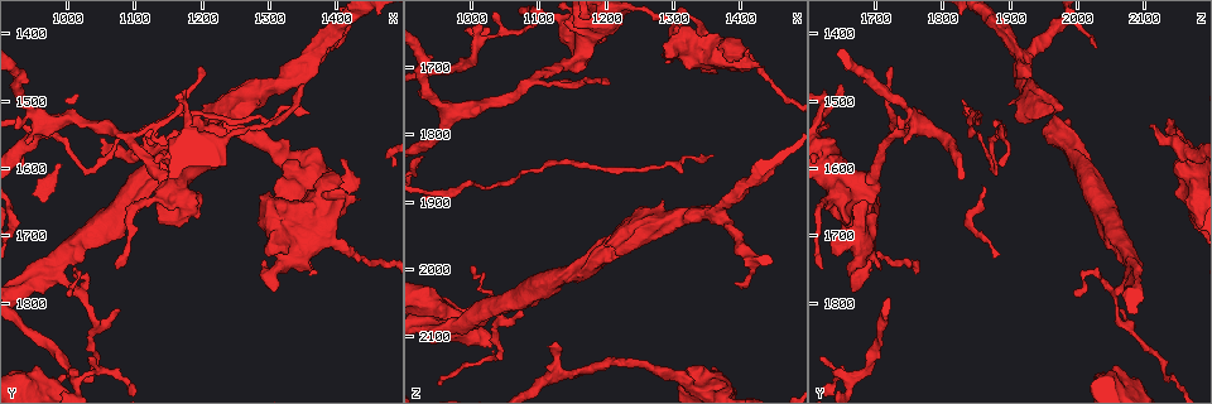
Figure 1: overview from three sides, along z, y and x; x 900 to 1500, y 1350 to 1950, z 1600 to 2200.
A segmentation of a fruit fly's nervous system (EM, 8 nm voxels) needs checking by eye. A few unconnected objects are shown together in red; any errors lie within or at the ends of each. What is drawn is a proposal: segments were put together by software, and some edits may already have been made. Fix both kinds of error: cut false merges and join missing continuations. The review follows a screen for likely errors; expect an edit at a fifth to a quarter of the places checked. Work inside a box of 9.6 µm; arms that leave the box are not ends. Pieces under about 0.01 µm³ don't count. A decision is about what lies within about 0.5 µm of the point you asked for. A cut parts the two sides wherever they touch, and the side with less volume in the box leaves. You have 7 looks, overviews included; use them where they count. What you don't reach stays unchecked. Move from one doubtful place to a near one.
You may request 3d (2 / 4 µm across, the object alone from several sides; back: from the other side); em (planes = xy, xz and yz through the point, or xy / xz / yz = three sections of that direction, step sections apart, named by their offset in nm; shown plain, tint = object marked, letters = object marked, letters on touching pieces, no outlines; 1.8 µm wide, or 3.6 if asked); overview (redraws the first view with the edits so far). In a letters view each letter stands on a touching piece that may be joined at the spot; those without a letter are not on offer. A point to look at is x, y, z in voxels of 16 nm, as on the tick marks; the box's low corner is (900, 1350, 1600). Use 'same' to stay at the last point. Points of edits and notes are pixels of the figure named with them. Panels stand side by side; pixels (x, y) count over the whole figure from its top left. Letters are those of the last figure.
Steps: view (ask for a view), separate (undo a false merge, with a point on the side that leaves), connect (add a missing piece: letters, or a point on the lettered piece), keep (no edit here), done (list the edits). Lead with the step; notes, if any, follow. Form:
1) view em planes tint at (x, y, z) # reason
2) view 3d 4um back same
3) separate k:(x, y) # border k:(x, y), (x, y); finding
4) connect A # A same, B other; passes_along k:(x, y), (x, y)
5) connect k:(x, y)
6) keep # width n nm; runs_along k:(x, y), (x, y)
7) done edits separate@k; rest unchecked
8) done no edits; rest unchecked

view 3d 4um at (1015, 1920, 1665) # abrupt turn

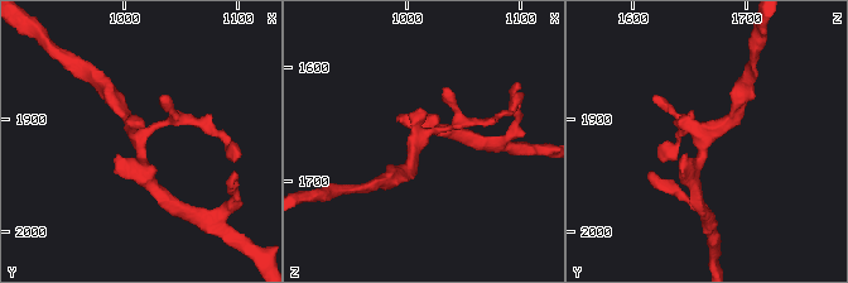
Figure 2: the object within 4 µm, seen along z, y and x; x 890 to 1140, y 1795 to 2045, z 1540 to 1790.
view em xz step 8 tint at (1012, 1916, 1660) # need the tissue

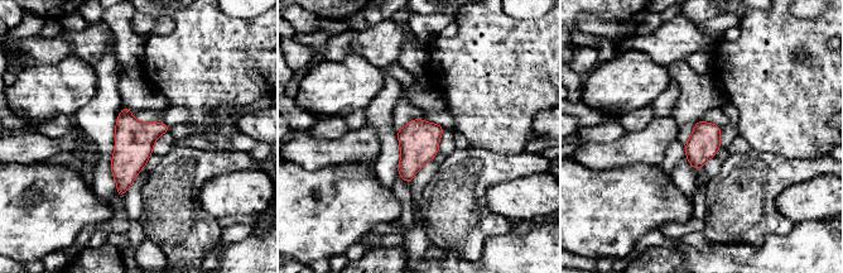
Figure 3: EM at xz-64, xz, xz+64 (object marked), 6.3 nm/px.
view em planes letters same

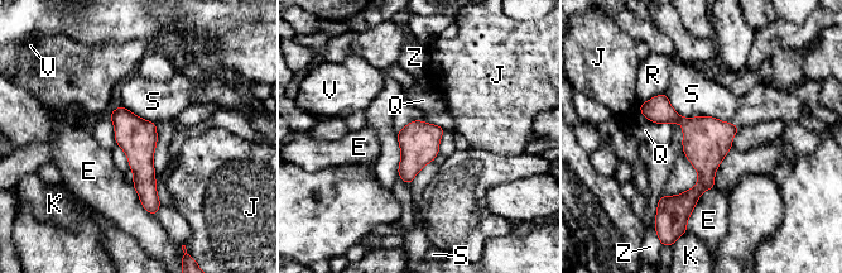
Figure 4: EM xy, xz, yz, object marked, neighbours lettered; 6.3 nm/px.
keep # width 240 nm; E other, J other, K other, Q other, R other, S other, V other, Z other; border 4:(665, 92), (682, 116), (741, 128); one neuron here

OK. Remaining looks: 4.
view 3d 4um at (1150, 1620, 1700) # sharp bend

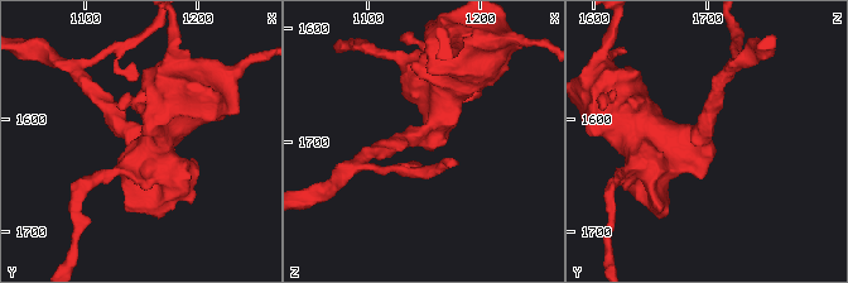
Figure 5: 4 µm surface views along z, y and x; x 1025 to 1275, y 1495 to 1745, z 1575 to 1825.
view em yz step 4 letters at (1154, 1626, 1700) # arm_widths 220, 440 nm

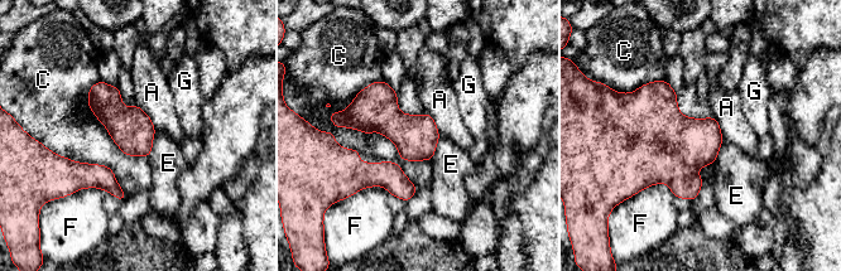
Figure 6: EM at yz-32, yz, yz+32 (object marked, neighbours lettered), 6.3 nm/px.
view em planes letters same

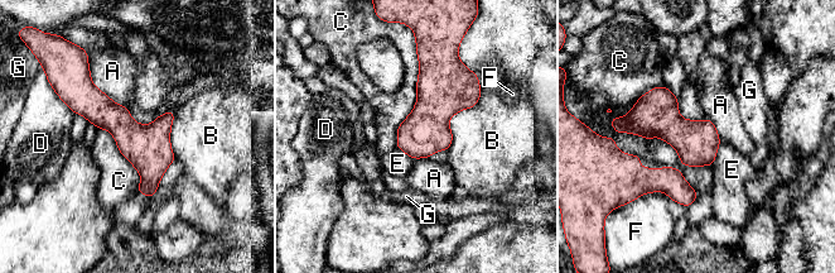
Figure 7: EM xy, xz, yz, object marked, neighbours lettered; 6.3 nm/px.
keep # A other, B other, C other, D other, E other, F other, G other; runs_along 7:(70, 99), (150, 158), (150, 192); one neuron here

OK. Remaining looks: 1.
done no edits; rest unchecked

